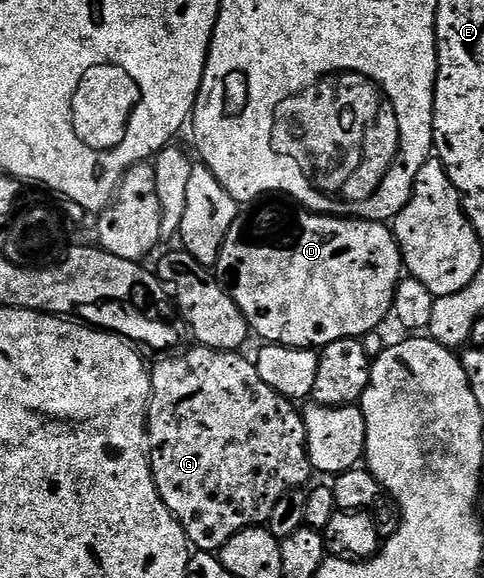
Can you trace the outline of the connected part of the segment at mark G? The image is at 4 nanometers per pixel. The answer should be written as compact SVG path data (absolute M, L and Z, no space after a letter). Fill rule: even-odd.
M195 348L152 365L146 439L150 470L164 507L172 511L197 552L217 554L232 535L265 526L272 507L280 503L284 494L303 488L305 481L312 477L312 470L299 406L272 391L260 379L260 371L256 371L249 356L241 357L243 354L238 351Z

